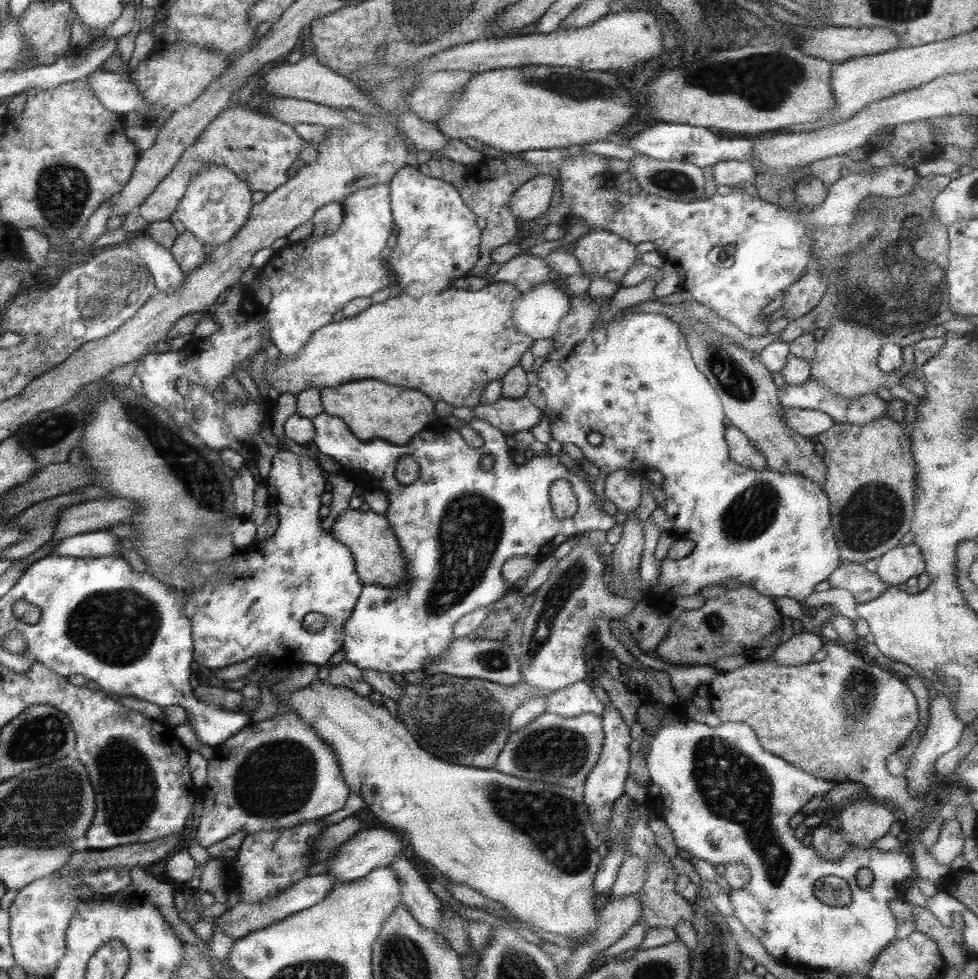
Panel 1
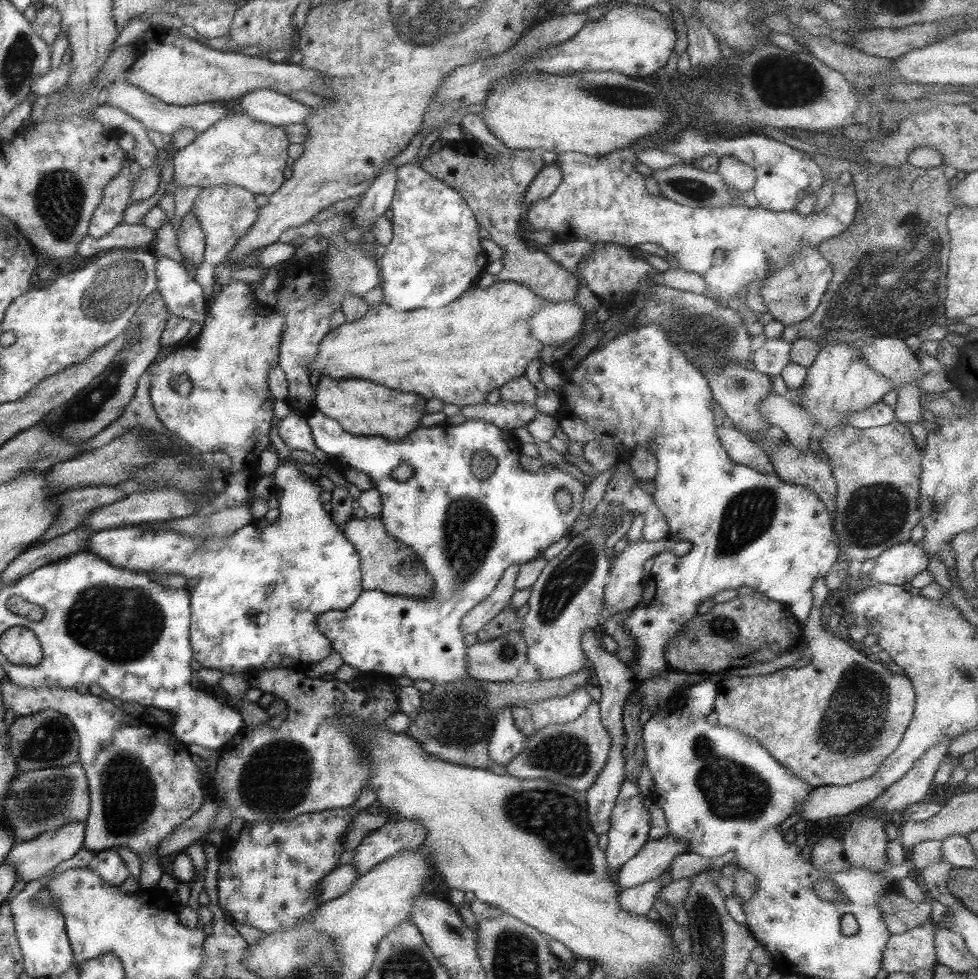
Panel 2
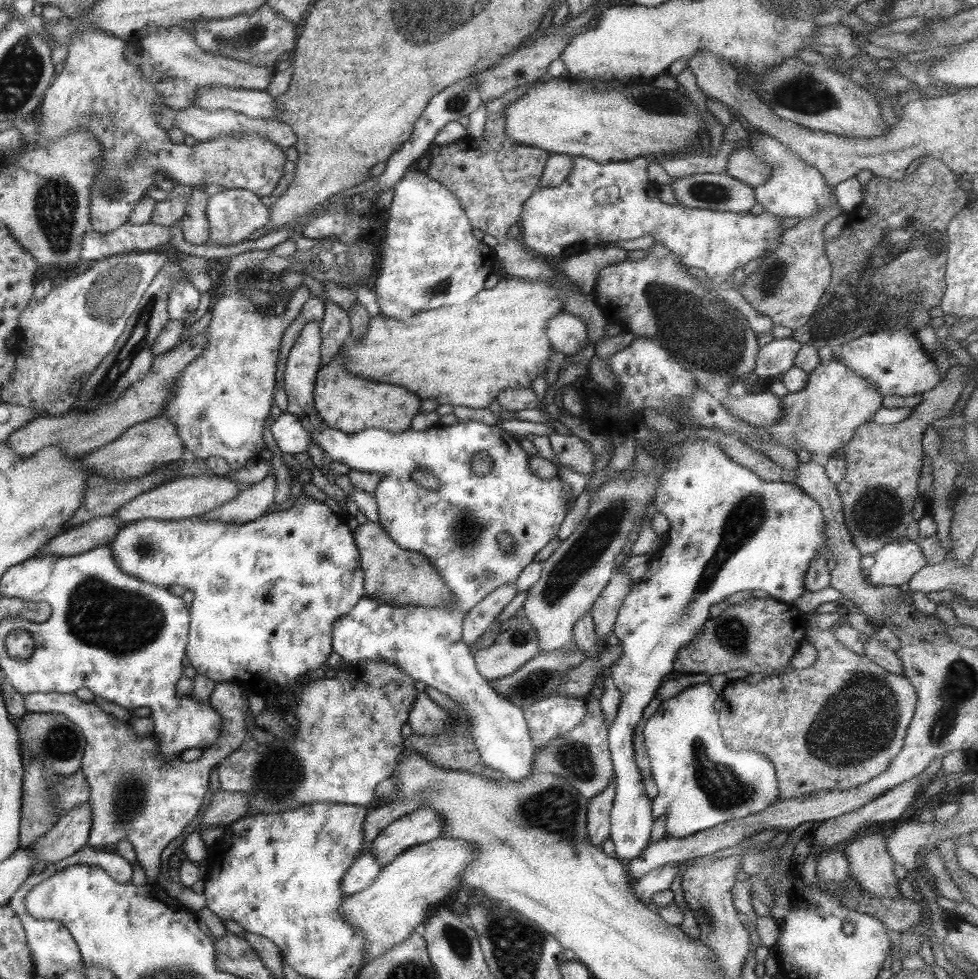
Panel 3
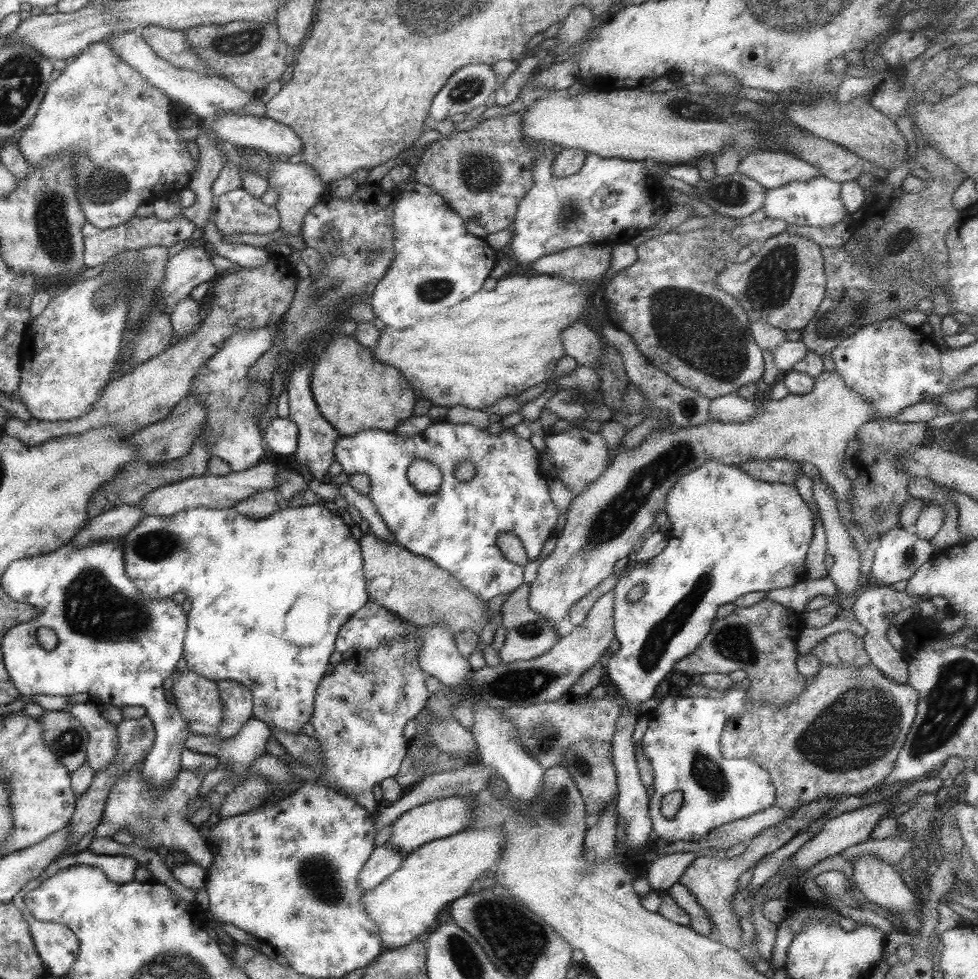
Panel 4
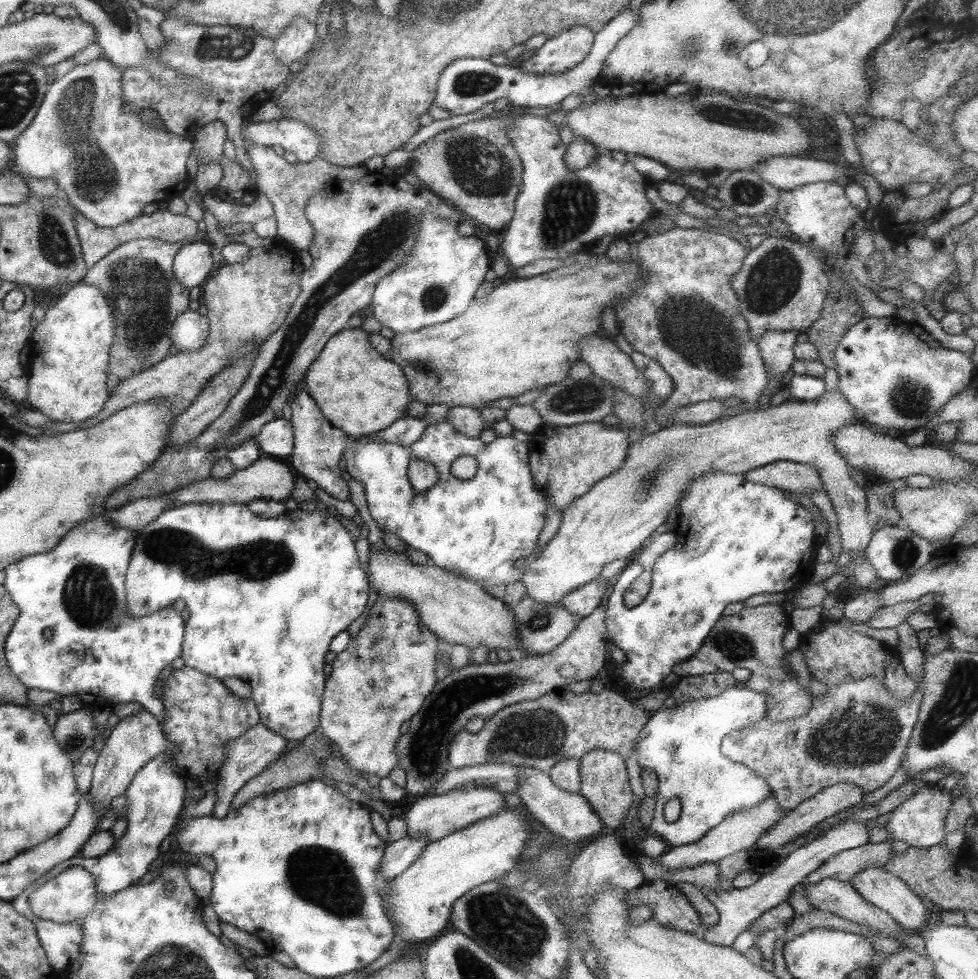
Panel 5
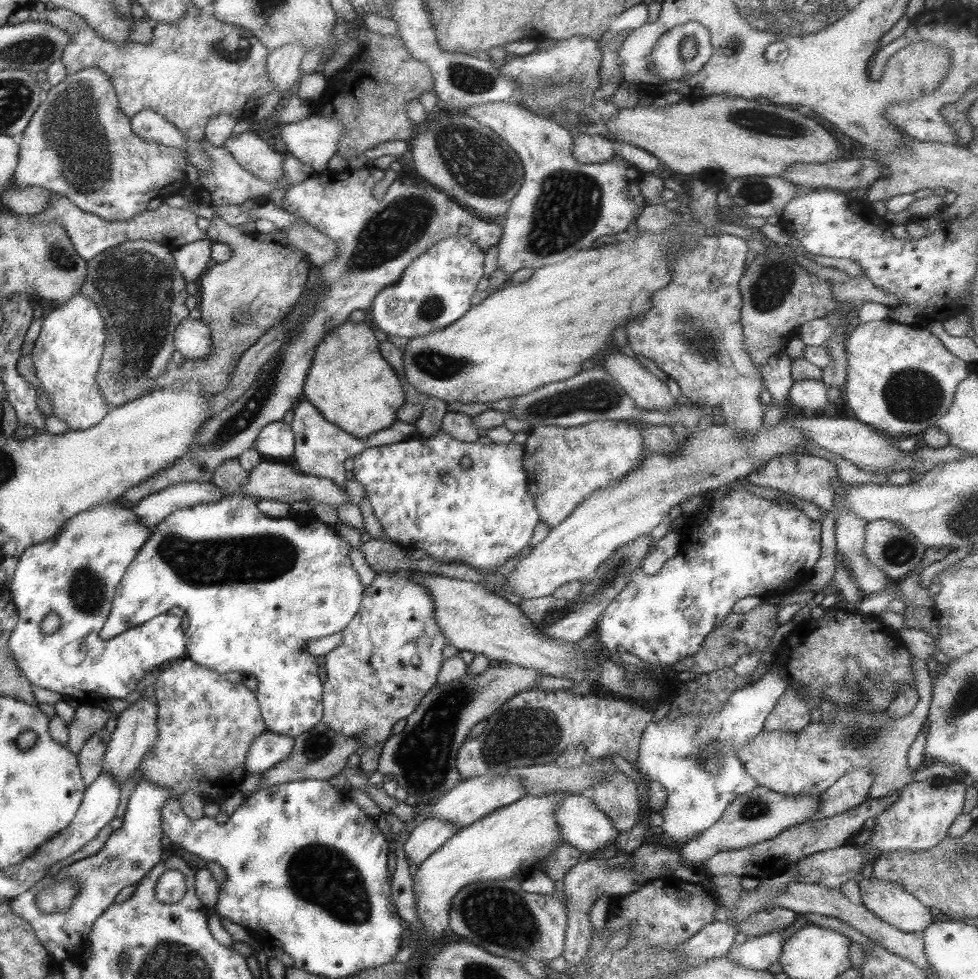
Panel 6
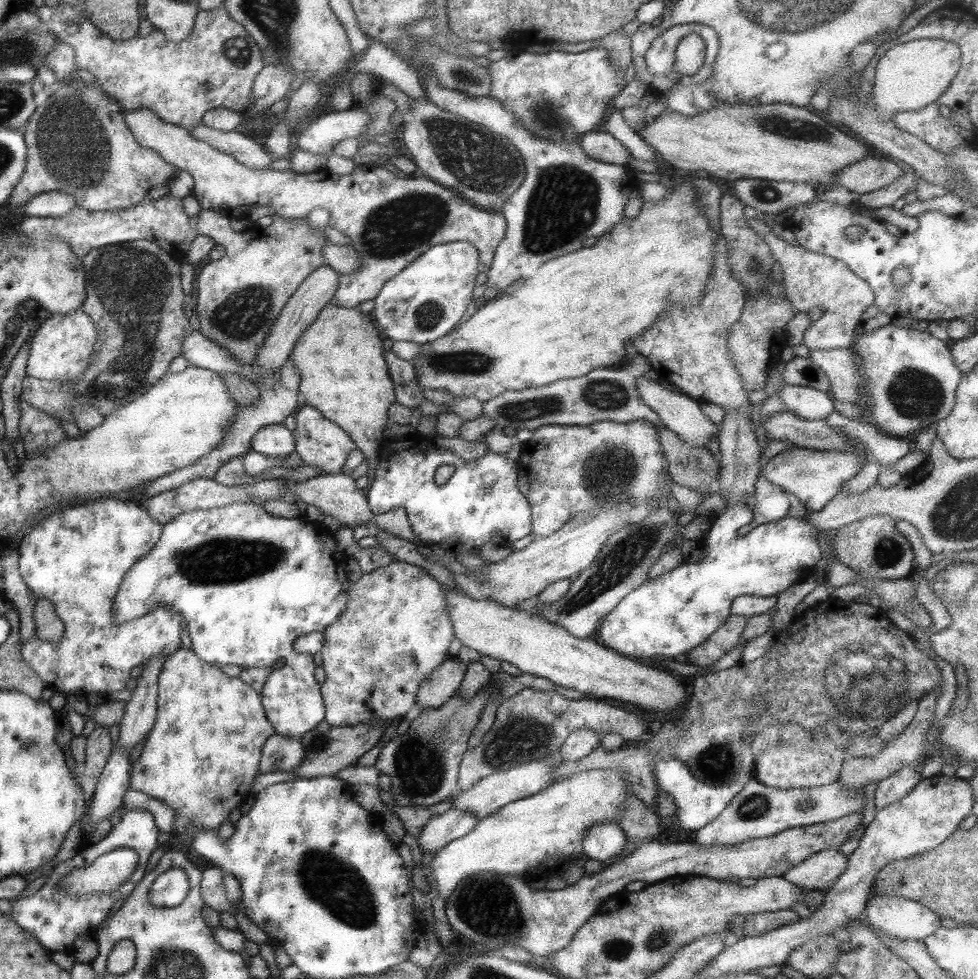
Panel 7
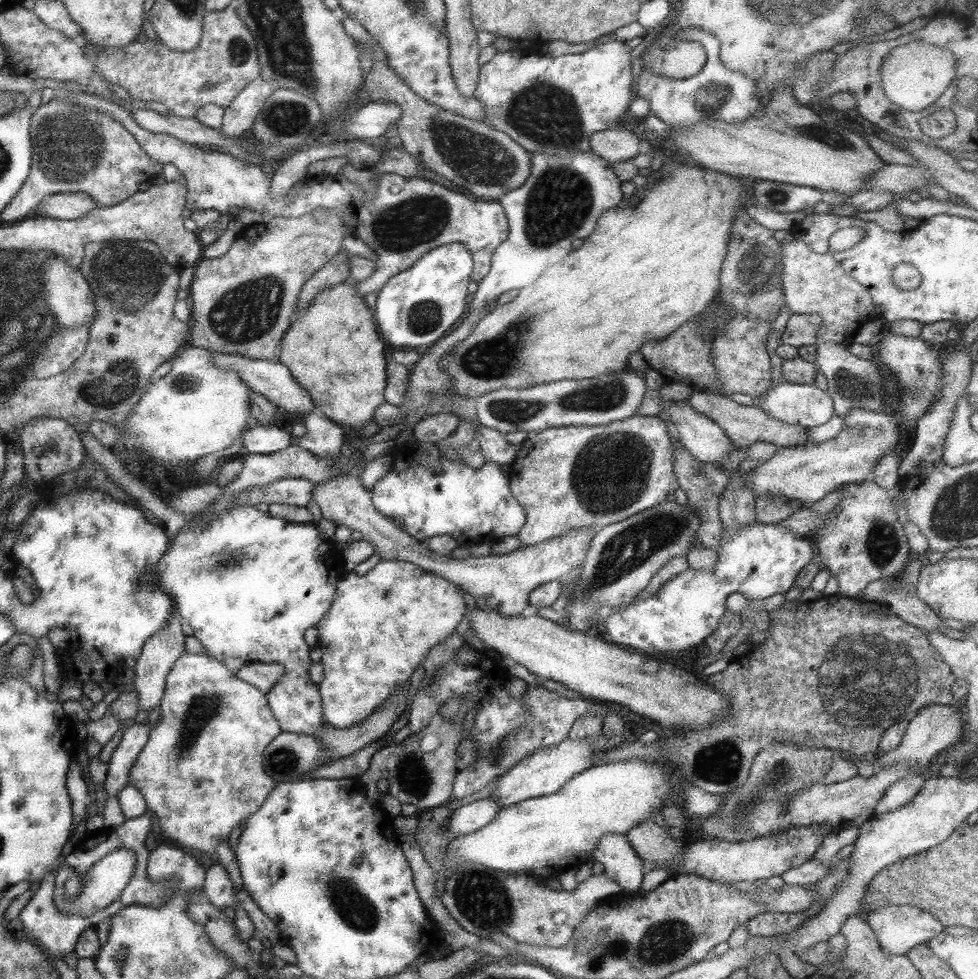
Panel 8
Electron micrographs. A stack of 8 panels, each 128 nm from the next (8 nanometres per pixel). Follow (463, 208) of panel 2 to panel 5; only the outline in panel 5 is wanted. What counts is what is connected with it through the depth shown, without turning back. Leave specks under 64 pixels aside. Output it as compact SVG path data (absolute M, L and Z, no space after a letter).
M426 213L419 220L417 241L404 262L395 268L388 276L381 278L371 296L368 313L372 318L380 321L382 326L390 328L392 332L402 334L414 332L426 326L442 324L460 316L470 302L474 300L476 290L484 281L484 275L491 269L491 255L487 243L474 235L464 237L458 232L458 223L444 220L438 215Z

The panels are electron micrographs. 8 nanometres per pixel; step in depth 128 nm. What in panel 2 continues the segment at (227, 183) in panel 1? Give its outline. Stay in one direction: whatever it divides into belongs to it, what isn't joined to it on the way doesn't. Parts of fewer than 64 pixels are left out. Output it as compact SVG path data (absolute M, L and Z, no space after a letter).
M220 184L218 186L203 188L200 195L194 199L190 212L194 214L195 219L198 219L205 234L205 251L202 262L195 271L195 281L203 286L204 298L207 302L210 302L215 295L212 291L212 286L215 284L214 268L221 262L226 262L227 254L234 248L238 239L242 238L242 236L248 232L248 229L256 222L258 210L260 210L260 207L256 203L255 194L253 192L248 192L245 188L234 186L233 184Z

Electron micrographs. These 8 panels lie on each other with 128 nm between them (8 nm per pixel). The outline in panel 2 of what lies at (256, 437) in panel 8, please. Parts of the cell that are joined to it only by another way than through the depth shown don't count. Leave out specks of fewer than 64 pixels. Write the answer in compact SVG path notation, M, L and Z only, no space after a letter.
M291 412L277 424L278 434L282 442L292 450L306 450L313 453L319 462L328 462L330 457L322 450L316 448L310 425L306 418Z

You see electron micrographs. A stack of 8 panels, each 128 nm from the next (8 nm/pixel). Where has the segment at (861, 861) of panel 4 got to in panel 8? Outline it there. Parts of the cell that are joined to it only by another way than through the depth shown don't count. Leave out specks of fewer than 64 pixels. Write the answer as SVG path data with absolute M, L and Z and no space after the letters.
M898 904L884 906L868 913L866 922L877 936L881 949L890 956L904 956L919 944L927 943L943 931L942 923L932 913L918 907Z

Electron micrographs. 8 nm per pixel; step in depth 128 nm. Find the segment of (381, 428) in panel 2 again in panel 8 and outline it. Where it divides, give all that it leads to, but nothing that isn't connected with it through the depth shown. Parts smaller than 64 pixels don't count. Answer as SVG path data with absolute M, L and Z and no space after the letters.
M346 279L318 292L309 307L297 312L297 318L293 319L282 337L276 360L289 368L292 376L309 392L324 416L335 423L362 431L366 436L366 428L373 422L374 410L386 402L386 345L379 334L373 311L366 304L365 297L357 291L357 282Z

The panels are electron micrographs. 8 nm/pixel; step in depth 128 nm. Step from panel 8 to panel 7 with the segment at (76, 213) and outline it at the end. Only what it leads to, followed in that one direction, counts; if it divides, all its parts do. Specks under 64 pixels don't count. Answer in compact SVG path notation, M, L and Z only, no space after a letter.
M52 191L34 195L22 209L27 217L58 218L66 216L74 208L77 208L74 196L67 192Z

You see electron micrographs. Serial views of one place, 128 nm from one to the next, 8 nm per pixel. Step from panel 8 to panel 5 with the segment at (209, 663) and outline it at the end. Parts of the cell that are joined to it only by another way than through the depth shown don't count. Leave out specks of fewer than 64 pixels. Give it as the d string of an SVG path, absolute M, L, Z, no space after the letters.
M186 665L163 681L164 697L161 701L164 703L165 719L162 727L166 738L176 745L175 751L173 748L170 750L173 753L173 769L185 781L193 780L198 784L217 782L225 759L225 746L260 723L255 702L232 696L221 680Z

